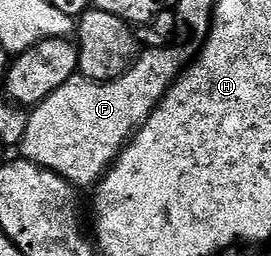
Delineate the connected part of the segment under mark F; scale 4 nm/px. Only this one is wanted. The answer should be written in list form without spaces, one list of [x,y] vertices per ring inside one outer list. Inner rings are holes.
[[[177,46],[147,48],[122,76],[106,84],[97,84],[80,74],[71,77],[29,112],[20,155],[59,174],[78,190],[92,189],[109,171],[133,133],[156,110],[190,60],[191,56],[180,52]]]

